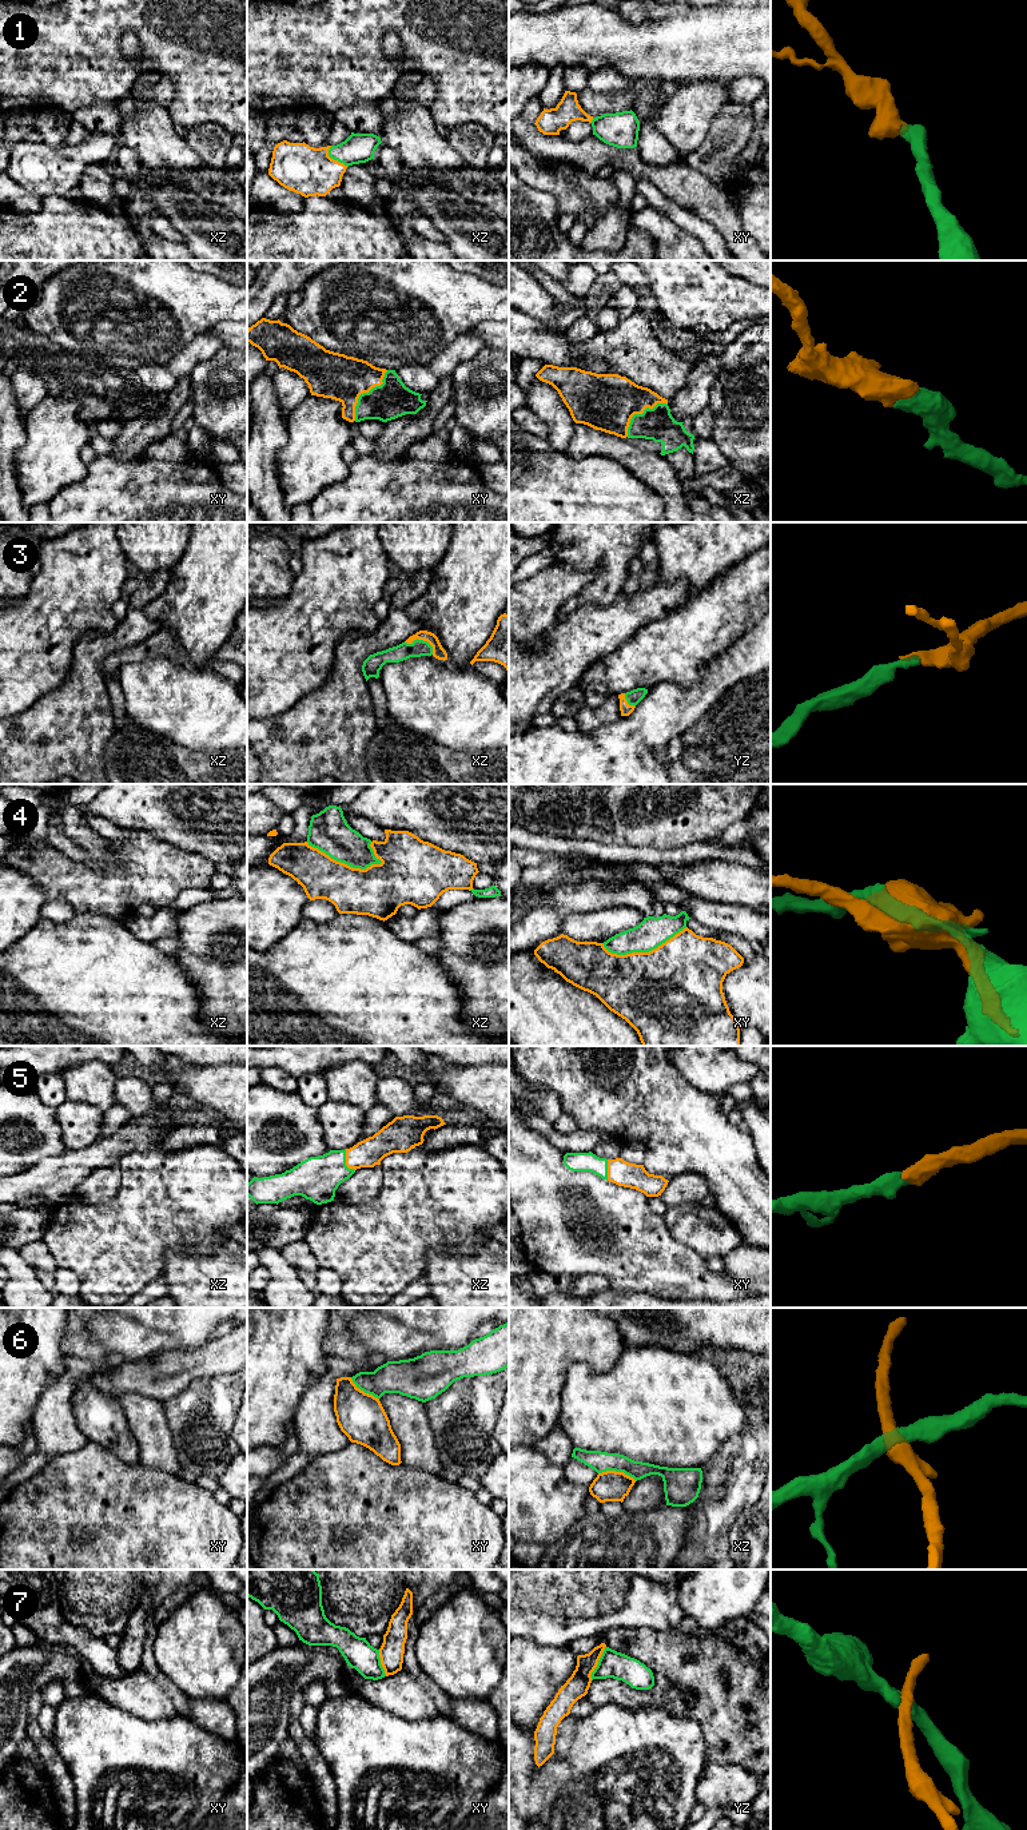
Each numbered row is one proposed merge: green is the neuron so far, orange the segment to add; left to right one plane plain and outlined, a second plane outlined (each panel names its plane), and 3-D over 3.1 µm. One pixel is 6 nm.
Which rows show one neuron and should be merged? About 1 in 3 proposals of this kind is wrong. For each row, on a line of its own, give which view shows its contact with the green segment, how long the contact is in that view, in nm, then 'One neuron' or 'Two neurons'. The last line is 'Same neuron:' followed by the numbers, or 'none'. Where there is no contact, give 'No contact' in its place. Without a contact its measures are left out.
1: Touches green in xz. Shared border 170 nm. One neuron
2: Touches green in xy. Shared border 360 nm. One neuron
3: Touches green in xz. Shared border 190 nm. One neuron
4: Touches green in xz. Shared border 480 nm. Two neurons
5: Touches green in xz. Shared border 150 nm. One neuron
6: Touches green in xz. Shared border 240 nm. Two neurons
7: Touches green in yz. Shared border 220 nm. Two neurons
Same neuron: 1, 2, 3, 5

